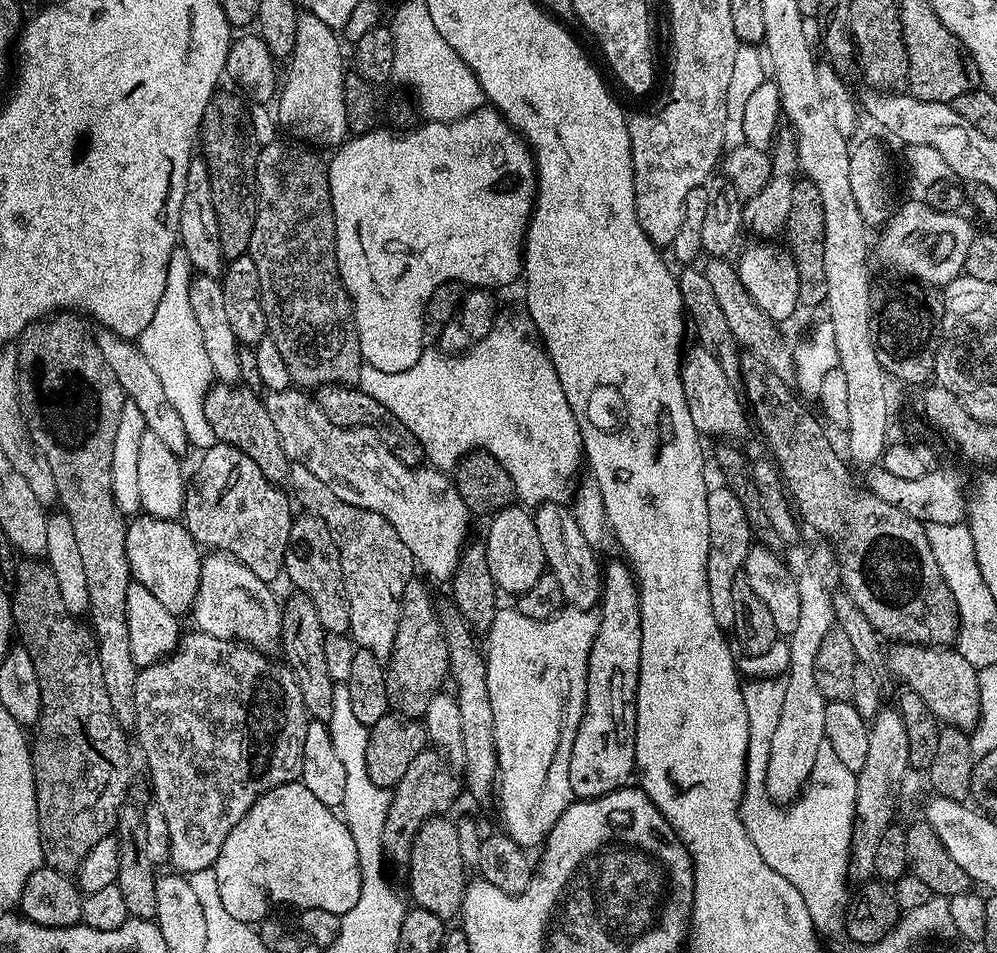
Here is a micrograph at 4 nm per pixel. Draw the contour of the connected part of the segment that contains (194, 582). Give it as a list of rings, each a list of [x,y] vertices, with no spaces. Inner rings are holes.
[[[137,515],[127,521],[126,558],[132,571],[132,580],[146,586],[170,614],[180,618],[191,613],[199,588],[201,549],[180,520]]]

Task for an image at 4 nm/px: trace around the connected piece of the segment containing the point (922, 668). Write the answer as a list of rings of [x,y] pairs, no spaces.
[[[896,642],[887,649],[886,657],[889,673],[900,678],[913,695],[922,698],[941,723],[965,732],[974,730],[980,720],[978,670],[959,651],[950,646]]]

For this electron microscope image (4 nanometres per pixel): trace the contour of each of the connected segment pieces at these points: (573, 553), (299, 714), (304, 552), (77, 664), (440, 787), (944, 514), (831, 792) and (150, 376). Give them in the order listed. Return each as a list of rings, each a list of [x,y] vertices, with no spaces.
[[[542,504],[535,509],[534,517],[545,551],[547,571],[558,580],[565,601],[581,610],[595,609],[604,591],[602,564],[596,561],[597,549],[583,537],[573,509],[568,504]]]
[[[199,630],[191,631],[185,631],[181,635],[179,644],[169,656],[139,669],[134,682],[134,714],[136,715],[134,736],[140,739],[140,748],[144,751],[145,762],[148,763],[148,772],[152,775],[151,799],[164,816],[169,830],[168,859],[171,866],[176,867],[173,869],[180,874],[191,874],[213,867],[222,850],[222,842],[226,842],[230,830],[238,826],[238,822],[250,810],[250,806],[254,806],[254,802],[258,802],[258,798],[262,798],[270,790],[299,781],[302,774],[302,746],[306,746],[306,730],[310,719],[306,706],[302,702],[302,690],[298,690],[296,676],[289,670],[287,664],[273,658],[269,653],[242,644],[239,640],[216,638],[214,634],[206,634]]]
[[[300,514],[295,517],[290,526],[290,538],[286,542],[283,575],[293,584],[295,591],[314,602],[314,611],[318,613],[318,622],[322,622],[325,633],[345,634],[350,626],[350,602],[346,594],[346,582],[342,574],[340,551],[330,534],[330,526],[322,522],[322,518],[311,514]]]
[[[28,558],[15,569],[15,581],[11,585],[12,602],[12,627],[18,637],[19,647],[34,658],[34,674],[38,674],[38,690],[42,698],[40,717],[34,725],[34,731],[30,736],[30,747],[32,749],[32,765],[34,766],[34,782],[36,783],[36,801],[38,802],[38,830],[42,838],[42,854],[44,864],[59,872],[75,874],[82,866],[86,854],[102,842],[102,838],[113,835],[116,831],[116,819],[120,813],[120,807],[129,799],[128,796],[128,736],[129,733],[121,728],[118,718],[114,718],[114,710],[110,710],[110,698],[106,695],[106,685],[102,682],[102,666],[96,657],[96,641],[89,629],[79,624],[78,616],[66,610],[62,597],[58,592],[58,578],[54,578],[52,569],[47,563],[36,558]]]
[[[425,750],[418,754],[418,758],[414,758],[414,762],[410,762],[406,774],[402,774],[402,778],[390,792],[392,801],[386,814],[385,826],[382,828],[385,845],[412,845],[418,830],[429,816],[438,816],[449,811],[447,808],[459,798],[460,792],[462,796],[461,781],[457,773],[455,776],[452,772],[455,772],[453,765],[435,750]]]
[[[872,466],[867,469],[868,488],[871,495],[882,498],[889,506],[903,510],[910,514],[910,518],[919,520],[925,525],[930,524],[959,524],[966,516],[966,496],[964,484],[956,480],[956,476],[948,468],[928,470],[920,478],[906,481],[890,474],[890,471],[881,466]]]
[[[777,638],[770,650],[762,650],[762,654],[744,654],[739,657],[738,668],[745,677],[753,676],[754,679],[743,685],[744,706],[748,719],[748,761],[744,775],[744,796],[740,799],[740,816],[744,820],[746,830],[750,834],[750,842],[758,846],[758,854],[766,861],[770,870],[778,870],[798,894],[806,902],[821,933],[829,932],[836,936],[845,931],[844,918],[846,915],[845,904],[850,896],[850,857],[852,855],[852,827],[856,821],[856,773],[846,770],[842,762],[834,755],[834,750],[824,743],[818,746],[818,758],[812,767],[812,777],[808,779],[803,792],[785,806],[776,804],[766,788],[766,766],[770,762],[770,738],[774,738],[774,729],[778,727],[778,714],[782,710],[782,702],[786,695],[784,680],[780,679],[787,673],[790,666],[790,646],[787,639]]]
[[[107,330],[97,331],[95,338],[98,342],[98,350],[102,350],[102,358],[106,358],[110,370],[114,370],[118,382],[124,387],[125,397],[133,400],[138,410],[142,410],[145,429],[157,436],[169,450],[174,450],[177,454],[189,451],[188,435],[186,428],[182,426],[182,418],[179,417],[178,410],[170,406],[166,398],[166,390],[162,390],[158,373],[154,371],[154,366],[150,366],[150,362],[146,362],[139,343],[124,340],[118,334]]]

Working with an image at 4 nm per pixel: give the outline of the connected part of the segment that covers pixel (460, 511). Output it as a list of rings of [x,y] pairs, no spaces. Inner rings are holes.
[[[291,386],[277,392],[269,391],[263,397],[263,401],[266,410],[270,410],[270,418],[278,430],[278,438],[282,438],[282,450],[286,450],[292,464],[306,466],[306,470],[310,470],[310,474],[326,482],[326,486],[330,486],[330,490],[334,490],[334,494],[338,494],[342,502],[350,502],[350,506],[382,514],[382,518],[386,518],[386,522],[390,522],[390,526],[398,530],[398,538],[406,542],[406,550],[410,550],[413,561],[419,567],[421,564],[436,580],[451,581],[460,561],[460,554],[470,540],[470,513],[466,502],[462,502],[455,483],[449,477],[447,480],[443,471],[431,466],[411,468],[398,462],[398,458],[394,458],[391,450],[369,428],[334,426],[334,422],[330,422],[330,418],[322,414],[315,399],[299,387]]]

